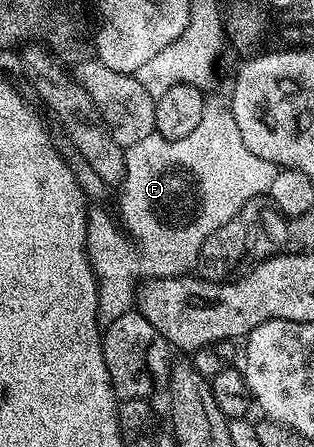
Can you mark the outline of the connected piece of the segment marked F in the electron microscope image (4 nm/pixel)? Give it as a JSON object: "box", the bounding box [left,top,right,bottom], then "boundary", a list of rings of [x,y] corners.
{"box":[88,97,278,324],"boundary":[[[209,97],[205,101],[202,124],[198,124],[190,136],[182,136],[182,140],[166,140],[154,132],[146,136],[146,140],[138,140],[138,144],[127,147],[124,159],[128,165],[128,230],[136,237],[140,251],[136,251],[131,240],[108,219],[106,211],[96,208],[88,211],[88,259],[100,283],[98,313],[104,324],[118,320],[118,316],[133,309],[136,291],[143,278],[191,275],[197,269],[196,261],[206,239],[235,218],[247,202],[265,197],[270,184],[274,184],[278,169],[270,160],[262,160],[262,156],[254,156],[254,152],[246,148],[246,140],[242,140],[242,132],[238,132],[238,120],[234,120],[232,104],[227,97]]]}

